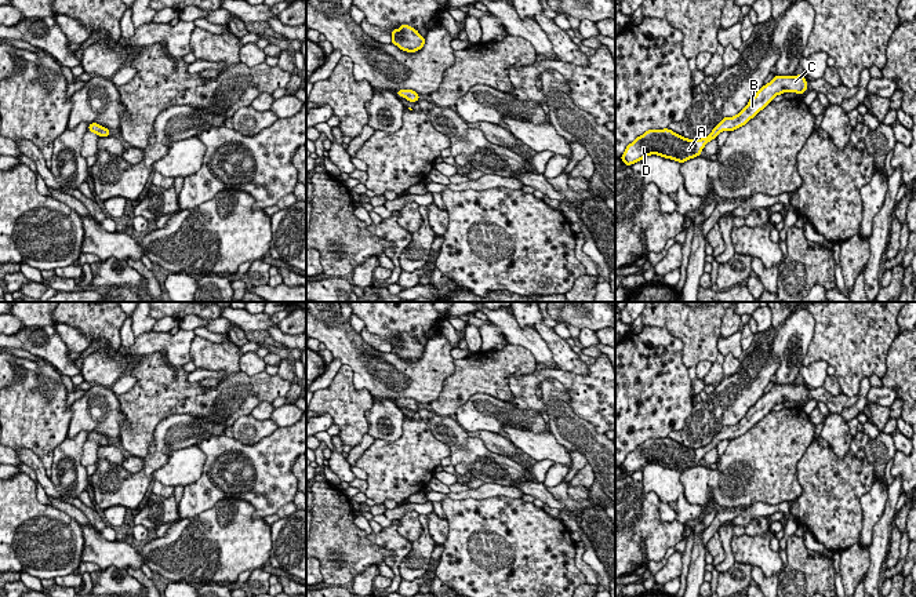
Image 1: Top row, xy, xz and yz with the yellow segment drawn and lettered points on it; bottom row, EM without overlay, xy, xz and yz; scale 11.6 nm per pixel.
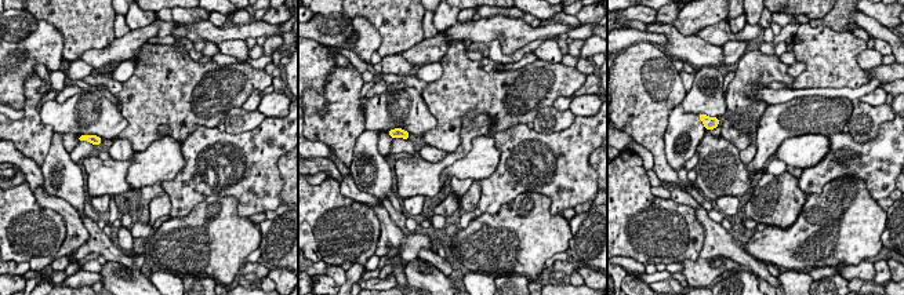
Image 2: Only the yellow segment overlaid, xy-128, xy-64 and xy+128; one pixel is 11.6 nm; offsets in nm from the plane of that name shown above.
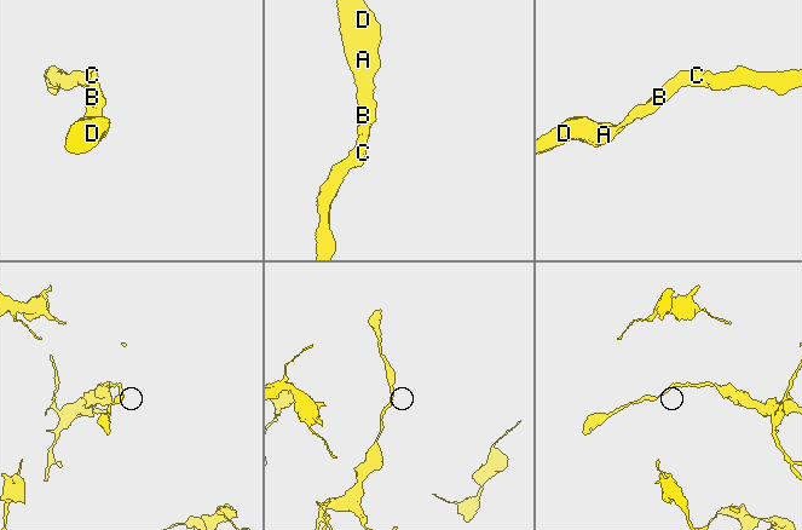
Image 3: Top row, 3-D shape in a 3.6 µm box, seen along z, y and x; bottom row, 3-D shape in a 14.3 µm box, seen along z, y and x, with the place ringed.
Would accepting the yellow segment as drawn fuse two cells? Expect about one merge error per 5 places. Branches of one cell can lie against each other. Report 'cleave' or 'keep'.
keep

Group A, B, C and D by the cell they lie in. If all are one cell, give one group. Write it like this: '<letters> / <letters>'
A B C D

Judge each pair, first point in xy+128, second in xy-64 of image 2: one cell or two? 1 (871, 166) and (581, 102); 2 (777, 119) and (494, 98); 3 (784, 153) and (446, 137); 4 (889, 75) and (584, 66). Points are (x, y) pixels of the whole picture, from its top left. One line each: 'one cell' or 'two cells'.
1: two cells
2: two cells
3: two cells
4: two cells

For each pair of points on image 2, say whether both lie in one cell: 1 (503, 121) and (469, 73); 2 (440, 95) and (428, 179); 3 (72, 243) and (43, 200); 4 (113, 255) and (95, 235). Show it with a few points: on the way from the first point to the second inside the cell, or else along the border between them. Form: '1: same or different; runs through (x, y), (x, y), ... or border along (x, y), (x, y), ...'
1: same; runs through (503, 109), (482, 86)
2: different; border along (463, 123), (460, 144), (447, 153)
3: same; runs through (72, 229), (71, 217), (57, 203)
4: same; runs through (109, 250), (100, 240)

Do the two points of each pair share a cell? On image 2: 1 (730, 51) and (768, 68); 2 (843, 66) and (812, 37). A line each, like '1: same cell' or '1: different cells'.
1: different cells
2: same cell

